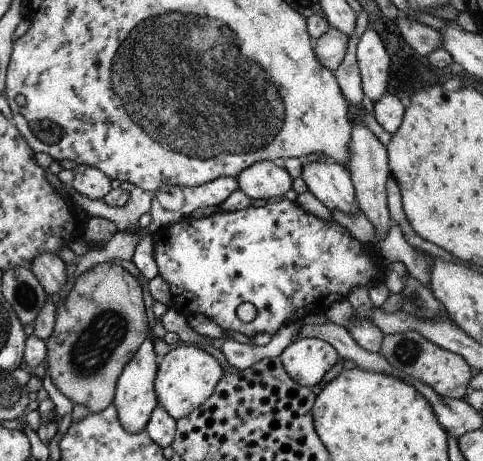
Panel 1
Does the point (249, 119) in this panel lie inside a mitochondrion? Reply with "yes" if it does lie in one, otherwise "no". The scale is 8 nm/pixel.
yes

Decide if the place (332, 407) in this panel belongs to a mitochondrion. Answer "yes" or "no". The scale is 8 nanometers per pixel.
no

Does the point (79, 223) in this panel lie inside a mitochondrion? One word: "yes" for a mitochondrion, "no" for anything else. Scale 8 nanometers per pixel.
no

